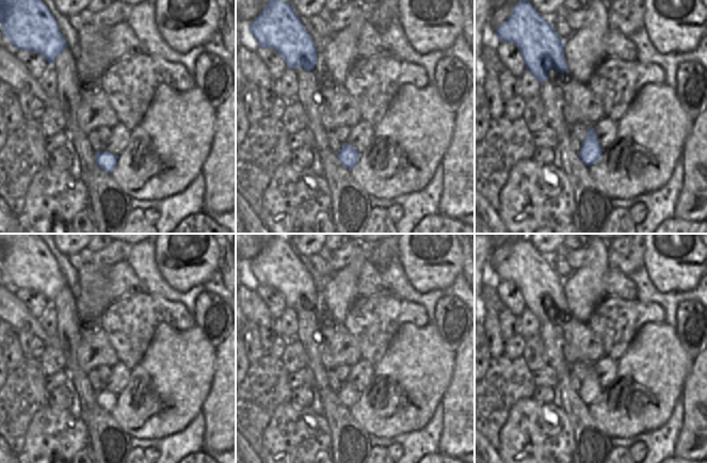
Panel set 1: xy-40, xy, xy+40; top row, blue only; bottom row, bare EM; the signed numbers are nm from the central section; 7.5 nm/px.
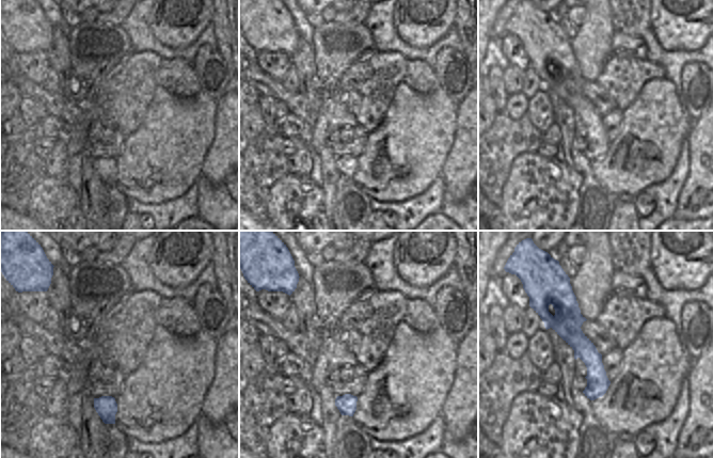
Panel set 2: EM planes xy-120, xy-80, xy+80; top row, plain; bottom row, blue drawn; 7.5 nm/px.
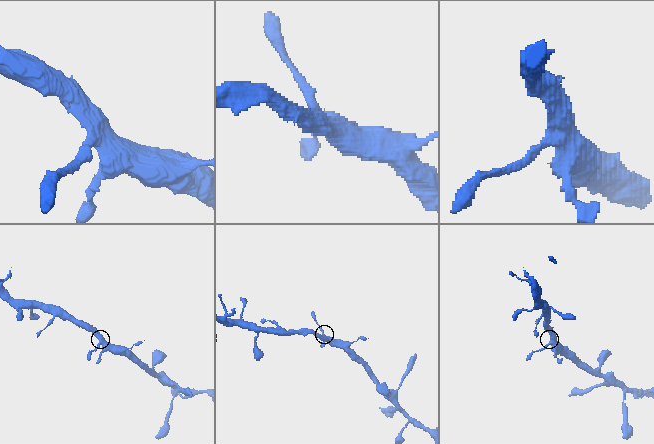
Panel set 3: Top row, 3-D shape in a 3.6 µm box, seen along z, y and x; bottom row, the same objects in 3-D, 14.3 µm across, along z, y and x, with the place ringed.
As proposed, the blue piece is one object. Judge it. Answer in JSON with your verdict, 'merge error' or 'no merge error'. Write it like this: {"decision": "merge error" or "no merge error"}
{"decision": "merge error"}

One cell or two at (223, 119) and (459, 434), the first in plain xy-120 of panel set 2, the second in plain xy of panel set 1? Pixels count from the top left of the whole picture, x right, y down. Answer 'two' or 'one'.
one

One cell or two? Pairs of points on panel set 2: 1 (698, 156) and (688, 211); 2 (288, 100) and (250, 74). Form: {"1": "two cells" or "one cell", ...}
{"1": "one cell", "2": "one cell"}

